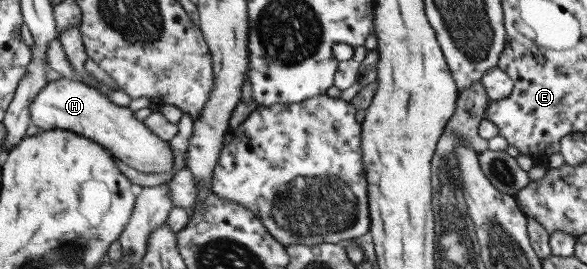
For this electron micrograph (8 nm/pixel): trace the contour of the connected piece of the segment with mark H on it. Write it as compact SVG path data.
M64 77L51 80L37 93L29 110L32 123L41 130L73 131L103 145L114 157L123 160L133 169L143 173L163 173L173 168L175 156L169 142L152 133L135 117L131 109L109 101L105 94L93 86Z

